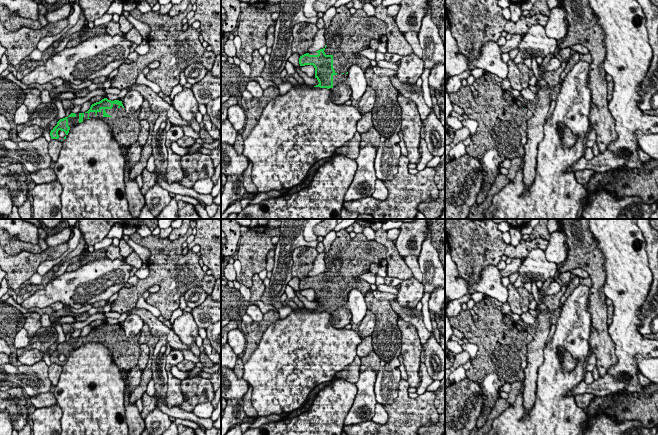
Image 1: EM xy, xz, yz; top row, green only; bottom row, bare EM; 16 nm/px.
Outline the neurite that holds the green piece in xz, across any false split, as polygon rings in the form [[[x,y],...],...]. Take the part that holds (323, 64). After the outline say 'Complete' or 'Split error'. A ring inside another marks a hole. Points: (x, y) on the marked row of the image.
[[[346,5],[336,9],[325,36],[326,46],[316,52],[306,53],[299,58],[300,66],[313,65],[319,84],[314,87],[330,91],[339,83],[347,81],[348,69],[357,65],[365,72],[370,66],[358,53],[370,46],[371,40],[380,40],[386,35],[386,22],[367,16],[362,9],[351,14]]]. Split error

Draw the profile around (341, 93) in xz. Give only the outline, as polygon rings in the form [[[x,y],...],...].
[[[337,84],[330,93],[330,100],[338,105],[345,104],[350,100],[352,96],[352,90],[348,84]]]

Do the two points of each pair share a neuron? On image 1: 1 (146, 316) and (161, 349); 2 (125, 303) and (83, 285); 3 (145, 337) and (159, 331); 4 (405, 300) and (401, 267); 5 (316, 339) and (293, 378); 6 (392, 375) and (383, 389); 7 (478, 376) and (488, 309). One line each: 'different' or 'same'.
1: different
2: different
3: different
4: different
5: same
6: same
7: same

